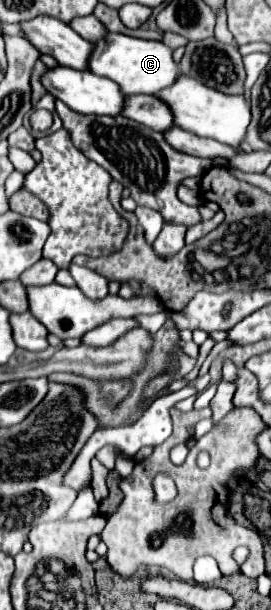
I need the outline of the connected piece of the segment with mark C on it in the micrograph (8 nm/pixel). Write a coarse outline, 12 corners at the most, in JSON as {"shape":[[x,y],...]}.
{"shape":[[107,34],[91,72],[157,94],[181,76],[157,40]]}

